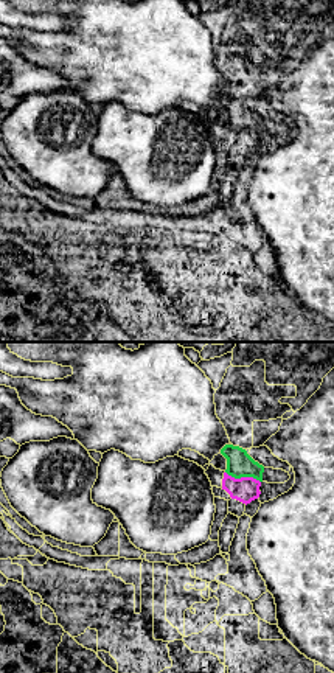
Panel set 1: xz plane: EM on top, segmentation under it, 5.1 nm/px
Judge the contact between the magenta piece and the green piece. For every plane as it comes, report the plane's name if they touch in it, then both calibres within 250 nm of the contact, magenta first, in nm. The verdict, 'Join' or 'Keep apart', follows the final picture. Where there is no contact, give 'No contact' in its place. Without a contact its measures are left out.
Touches magenta in xz. Thickness 130 nm (magenta) against 140 nm

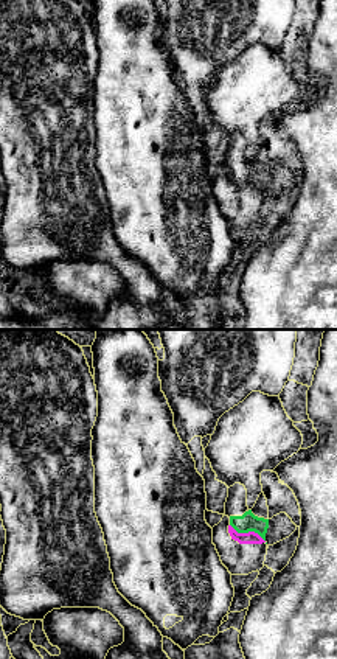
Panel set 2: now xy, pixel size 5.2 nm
Touches magenta in xy. Thickness 60 nm (magenta) against 100 nm

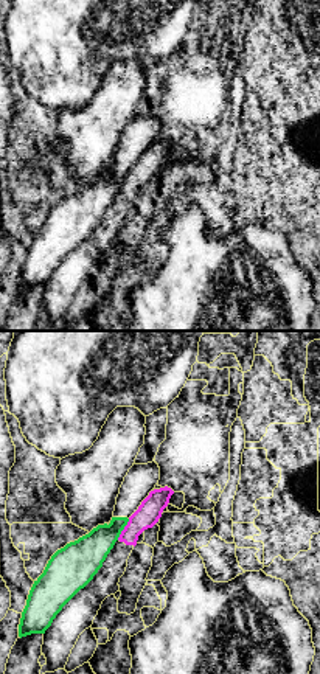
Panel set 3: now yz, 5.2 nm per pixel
Touches magenta in yz. Thickness 120 nm (magenta) against 190 nm

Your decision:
Keep apart

